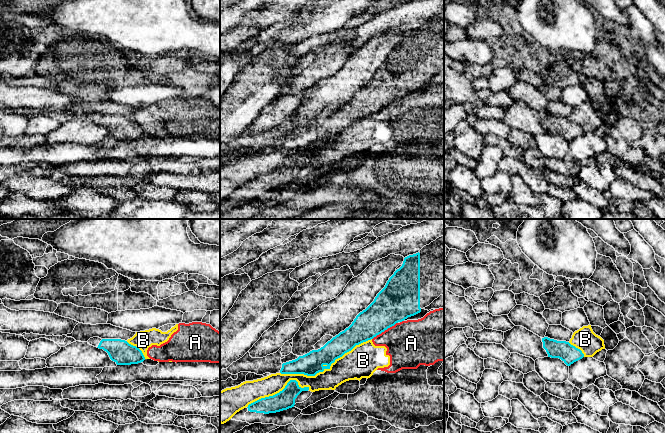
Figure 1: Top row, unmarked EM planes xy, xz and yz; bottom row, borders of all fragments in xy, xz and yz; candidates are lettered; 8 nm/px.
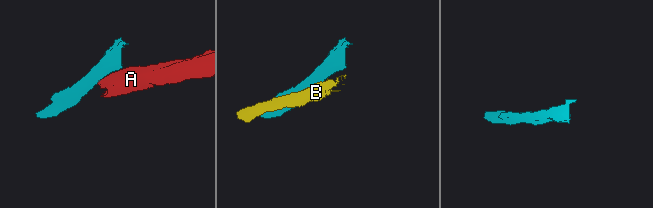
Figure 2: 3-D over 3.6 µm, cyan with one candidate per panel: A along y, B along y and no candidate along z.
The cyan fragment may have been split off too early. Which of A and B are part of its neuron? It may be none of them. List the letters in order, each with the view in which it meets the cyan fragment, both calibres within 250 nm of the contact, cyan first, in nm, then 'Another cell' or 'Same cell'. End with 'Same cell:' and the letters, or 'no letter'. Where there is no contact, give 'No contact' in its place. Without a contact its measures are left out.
A: Touches cyan in xz. Thickness 300 nm (cyan) against 380 nm. Another cell
B: Touches cyan in xz. Thickness 180 nm (cyan) against 240 nm. Another cell
Same cell: no letter

